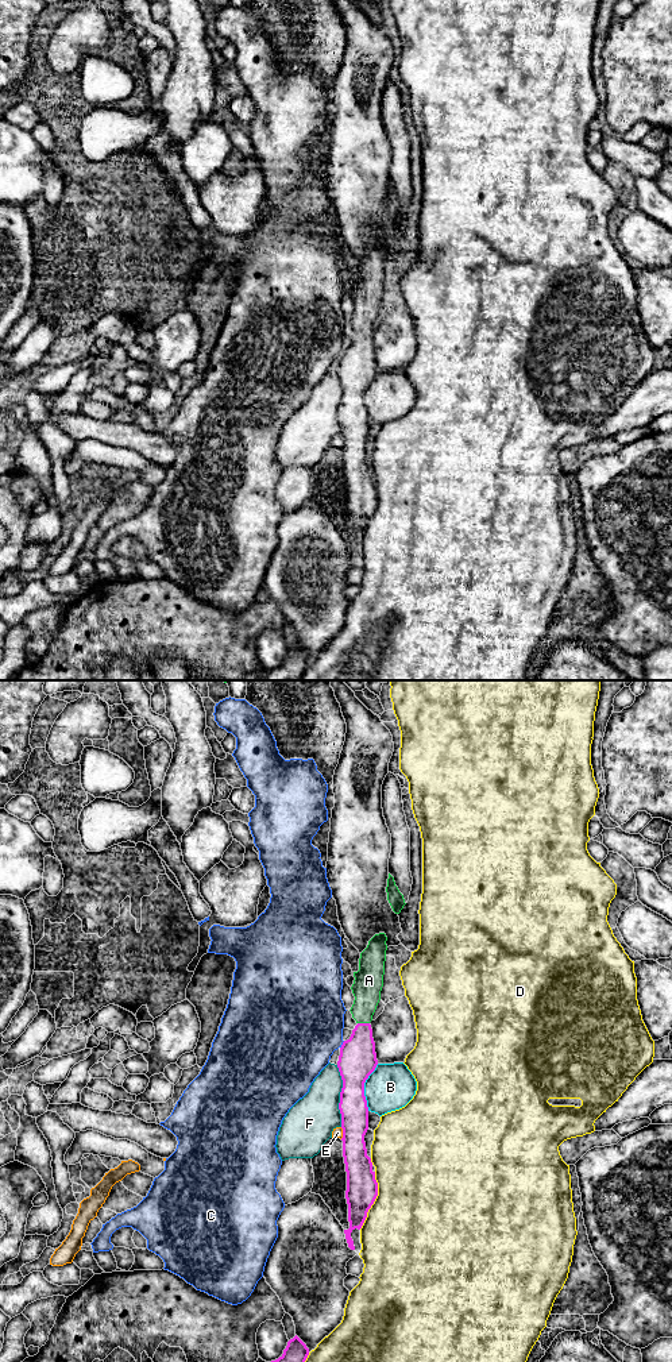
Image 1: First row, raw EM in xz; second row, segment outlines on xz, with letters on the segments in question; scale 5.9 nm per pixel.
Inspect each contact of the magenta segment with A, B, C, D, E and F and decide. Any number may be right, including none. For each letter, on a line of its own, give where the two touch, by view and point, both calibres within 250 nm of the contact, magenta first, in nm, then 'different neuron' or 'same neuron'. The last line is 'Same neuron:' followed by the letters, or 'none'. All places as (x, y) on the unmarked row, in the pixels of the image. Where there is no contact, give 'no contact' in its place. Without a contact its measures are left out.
A: meets magenta in xz at (363, 332); 220 nm thick on the magenta side, 170 nm on the other; same neuron
B: meets magenta in xz at (363, 396); 220 nm thick on the magenta side, 280 nm on the other; different neuron
C: meets magenta in xz at (342, 354); 220 nm thick on the magenta side, 460 nm on the other; different neuron
D: meets magenta in xz at (374, 509); 190 nm thick on the magenta side, 500 nm on the other; different neuron
E: meets magenta in xz at (343, 442); 170 nm thick on the magenta side, 60 nm on the other; different neuron
F: meets magenta in xz at (340, 405); 220 nm thick on the magenta side, 280 nm on the other; different neuron
Same neuron: A

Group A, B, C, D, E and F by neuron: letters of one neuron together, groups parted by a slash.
A / B / C / D / E / F

